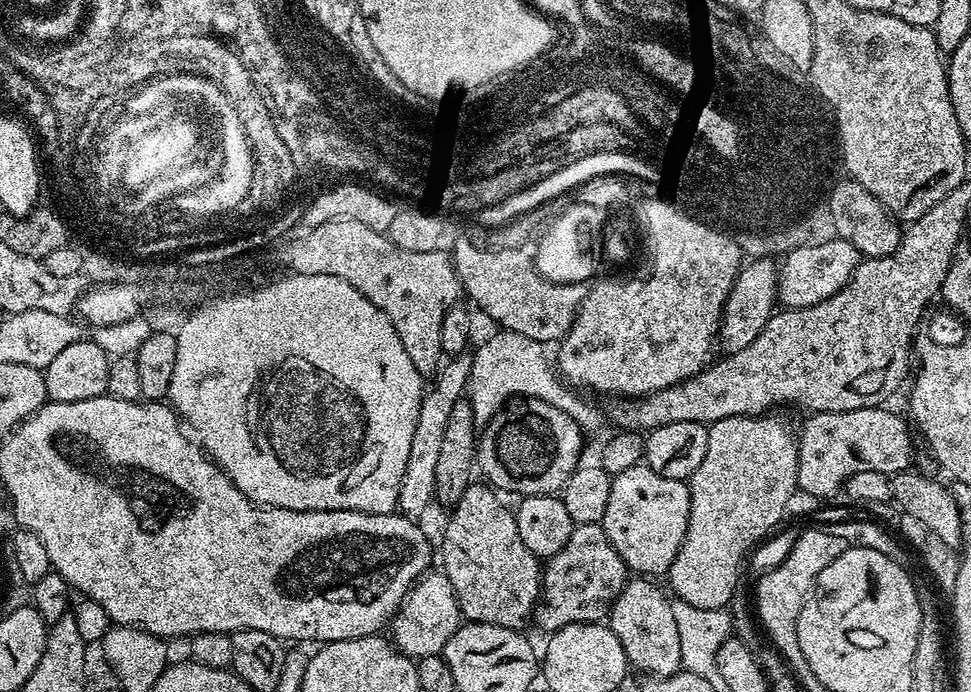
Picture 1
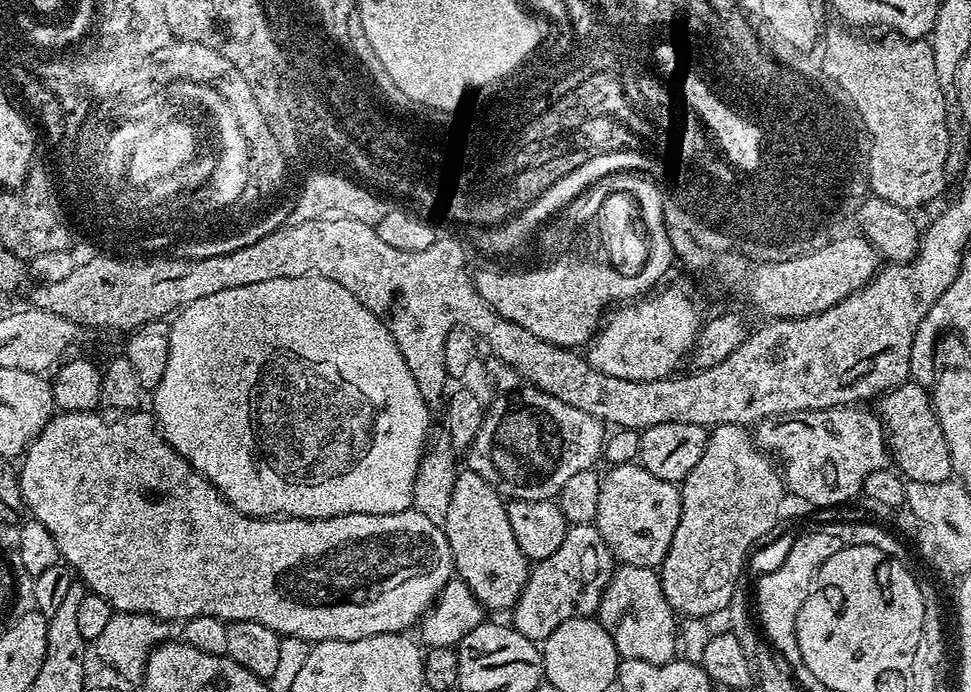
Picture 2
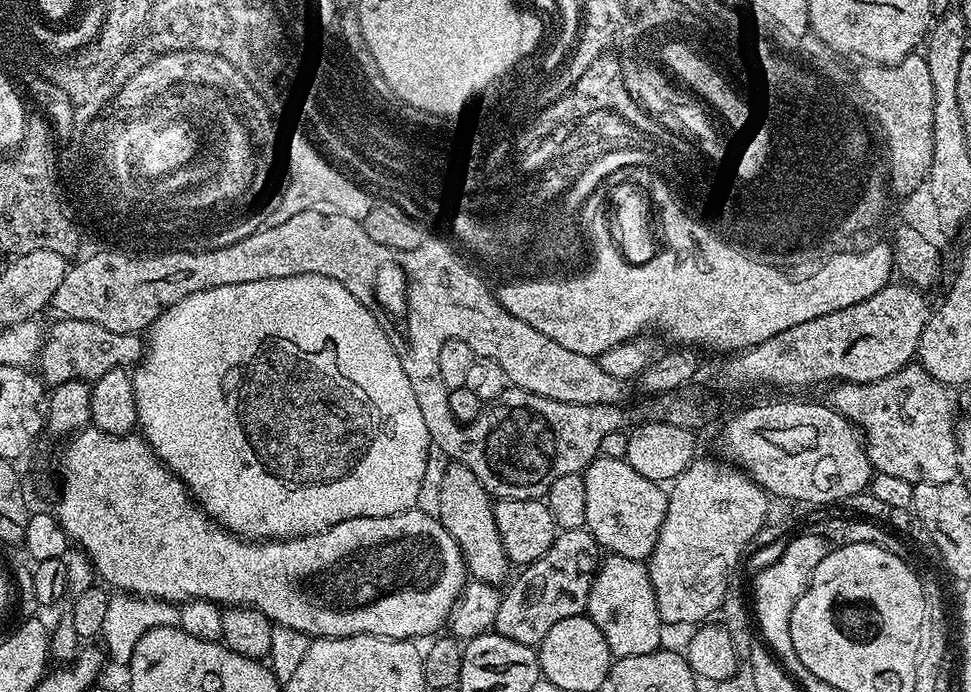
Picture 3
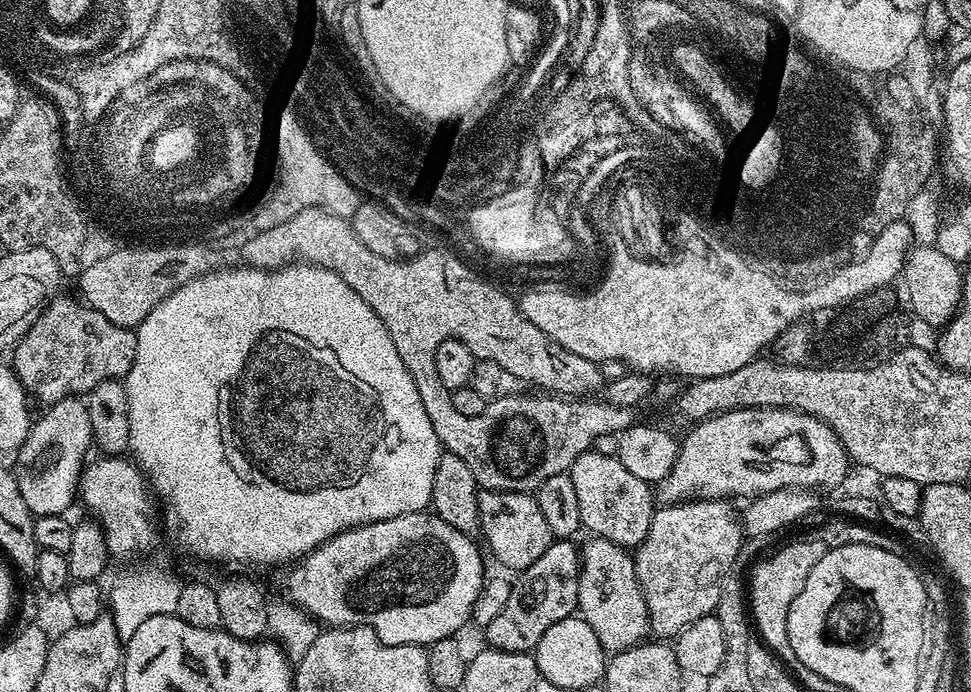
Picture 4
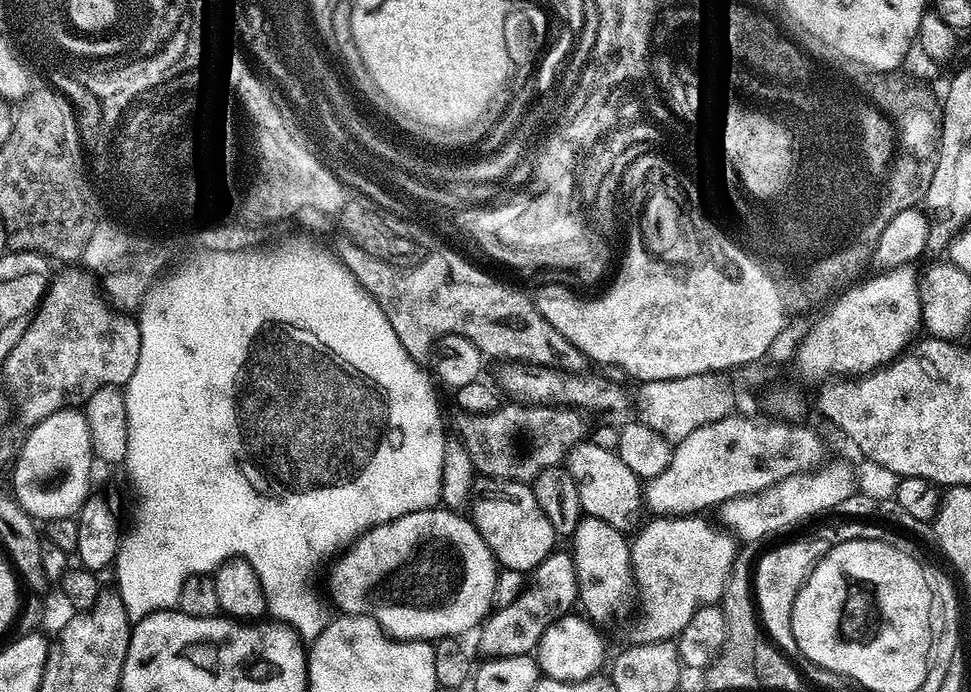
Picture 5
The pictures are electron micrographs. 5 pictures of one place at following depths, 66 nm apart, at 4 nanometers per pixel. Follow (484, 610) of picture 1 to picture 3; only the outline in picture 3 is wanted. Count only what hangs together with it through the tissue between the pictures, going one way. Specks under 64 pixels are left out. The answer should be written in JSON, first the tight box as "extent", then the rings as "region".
{"extent":[439,463,510,586],"region":[[[448,463],[442,479],[439,522],[450,538],[458,542],[464,564],[468,567],[468,576],[483,584],[500,586],[509,579],[510,561],[498,534],[498,522],[494,522],[493,503],[493,497],[483,488],[472,470],[459,463]]]}

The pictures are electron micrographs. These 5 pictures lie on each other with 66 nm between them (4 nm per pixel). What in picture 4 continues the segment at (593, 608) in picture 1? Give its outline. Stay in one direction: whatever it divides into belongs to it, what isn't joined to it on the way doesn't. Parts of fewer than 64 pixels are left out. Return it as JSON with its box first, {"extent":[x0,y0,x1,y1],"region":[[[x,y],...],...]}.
{"extent":[483,538,581,653],"region":[[[568,538],[557,539],[529,568],[519,573],[517,583],[512,590],[510,602],[483,629],[487,647],[496,648],[500,652],[527,652],[531,653],[536,643],[554,626],[554,622],[562,622],[567,616],[577,611],[579,574],[581,553],[577,545]]]}

